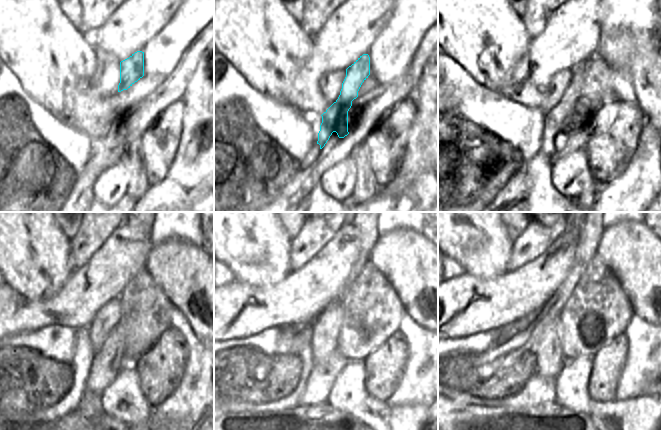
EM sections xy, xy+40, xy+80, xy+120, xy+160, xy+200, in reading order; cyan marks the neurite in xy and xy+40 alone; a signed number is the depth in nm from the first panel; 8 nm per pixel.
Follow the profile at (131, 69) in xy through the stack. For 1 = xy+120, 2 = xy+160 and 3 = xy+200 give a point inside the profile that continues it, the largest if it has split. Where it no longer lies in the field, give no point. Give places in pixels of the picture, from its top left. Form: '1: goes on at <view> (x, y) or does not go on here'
1: goes on at xy+120 (108, 361)
2: goes on at xy+160 (325, 372)
3: goes on at xy+200 (539, 390)

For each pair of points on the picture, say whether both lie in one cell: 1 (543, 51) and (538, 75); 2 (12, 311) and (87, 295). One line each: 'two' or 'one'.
1: one
2: one

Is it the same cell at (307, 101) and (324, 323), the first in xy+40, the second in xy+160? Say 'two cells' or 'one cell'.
two cells

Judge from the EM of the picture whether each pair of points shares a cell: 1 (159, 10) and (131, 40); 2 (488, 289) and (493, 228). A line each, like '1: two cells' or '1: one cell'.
1: one cell
2: two cells

